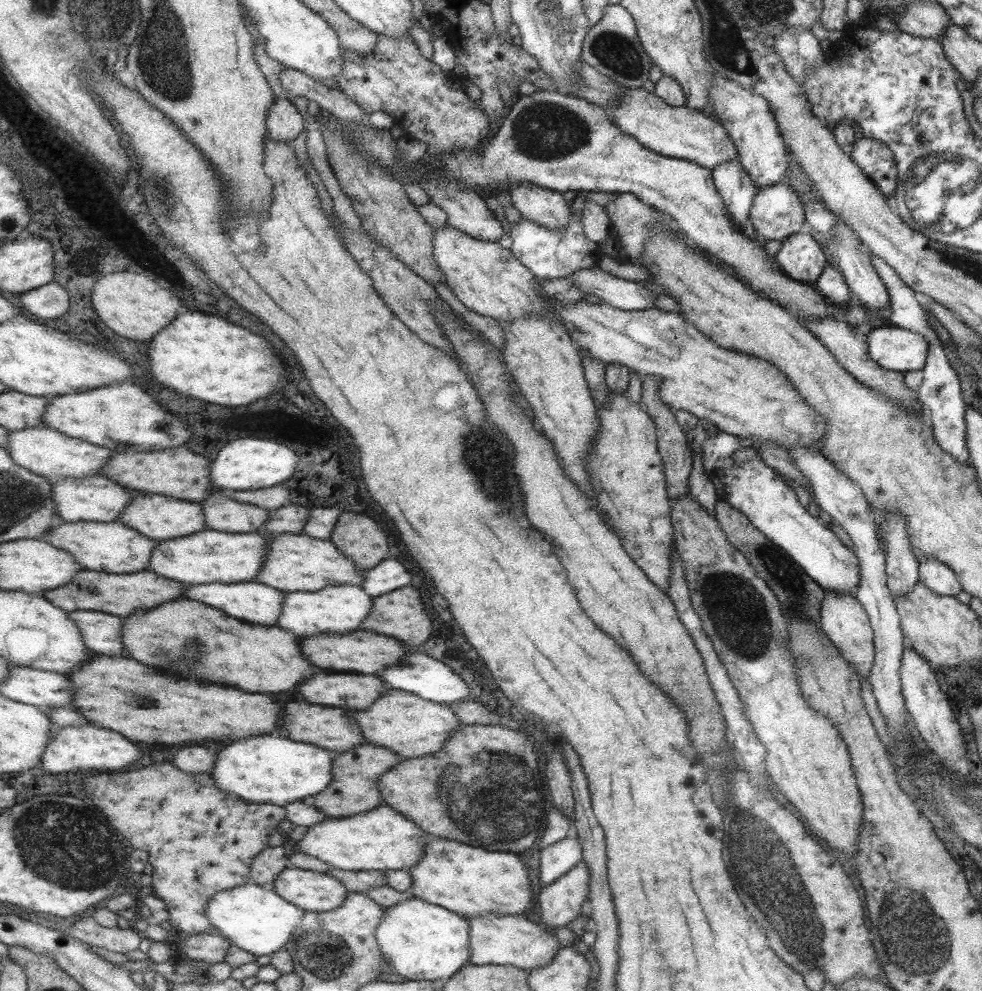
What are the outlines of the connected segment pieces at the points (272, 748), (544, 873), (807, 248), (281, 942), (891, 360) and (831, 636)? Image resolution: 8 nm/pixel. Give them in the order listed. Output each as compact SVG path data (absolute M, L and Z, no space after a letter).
M279 734L245 738L219 753L213 778L225 792L254 804L287 807L300 801L312 801L333 785L333 753L314 744L291 740Z
M572 831L567 838L561 838L549 846L544 846L539 855L541 888L551 884L582 860L581 845L575 836L575 831Z
M809 231L789 235L782 240L773 257L788 277L803 285L811 286L823 274L825 256Z
M255 882L217 892L209 901L207 911L217 933L257 956L271 956L285 948L306 915L304 909L291 904L275 890L263 888Z
M893 325L870 330L864 337L867 357L881 368L905 373L924 367L929 344L920 334Z
M824 591L823 602L820 604L820 623L818 627L828 639L839 649L841 656L849 661L857 674L865 678L871 671L875 658L871 621L864 611L863 605L853 595Z

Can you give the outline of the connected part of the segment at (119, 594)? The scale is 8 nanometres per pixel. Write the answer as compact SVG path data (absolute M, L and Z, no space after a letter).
M83 570L67 586L47 591L43 596L52 601L59 608L64 608L67 612L97 611L112 613L126 619L127 617L146 610L146 608L157 608L169 600L177 600L185 596L185 586L181 582L169 580L165 576L159 576L155 572L142 571L129 574L117 574L97 571Z

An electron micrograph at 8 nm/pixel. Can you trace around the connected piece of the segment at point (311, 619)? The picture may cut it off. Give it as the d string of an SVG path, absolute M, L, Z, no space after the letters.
M335 584L319 592L288 592L285 596L279 626L300 637L309 638L330 632L345 634L361 630L374 611L374 596L365 592L361 585Z

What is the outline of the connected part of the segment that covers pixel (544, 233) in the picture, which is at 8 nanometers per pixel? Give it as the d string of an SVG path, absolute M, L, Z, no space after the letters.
M575 197L567 203L571 205L571 219L568 220L567 227L560 231L553 231L523 218L510 227L508 237L512 255L519 258L521 264L524 264L539 281L561 279L571 276L576 270L595 267L603 255L599 244L590 241L583 231L581 213L585 201Z

